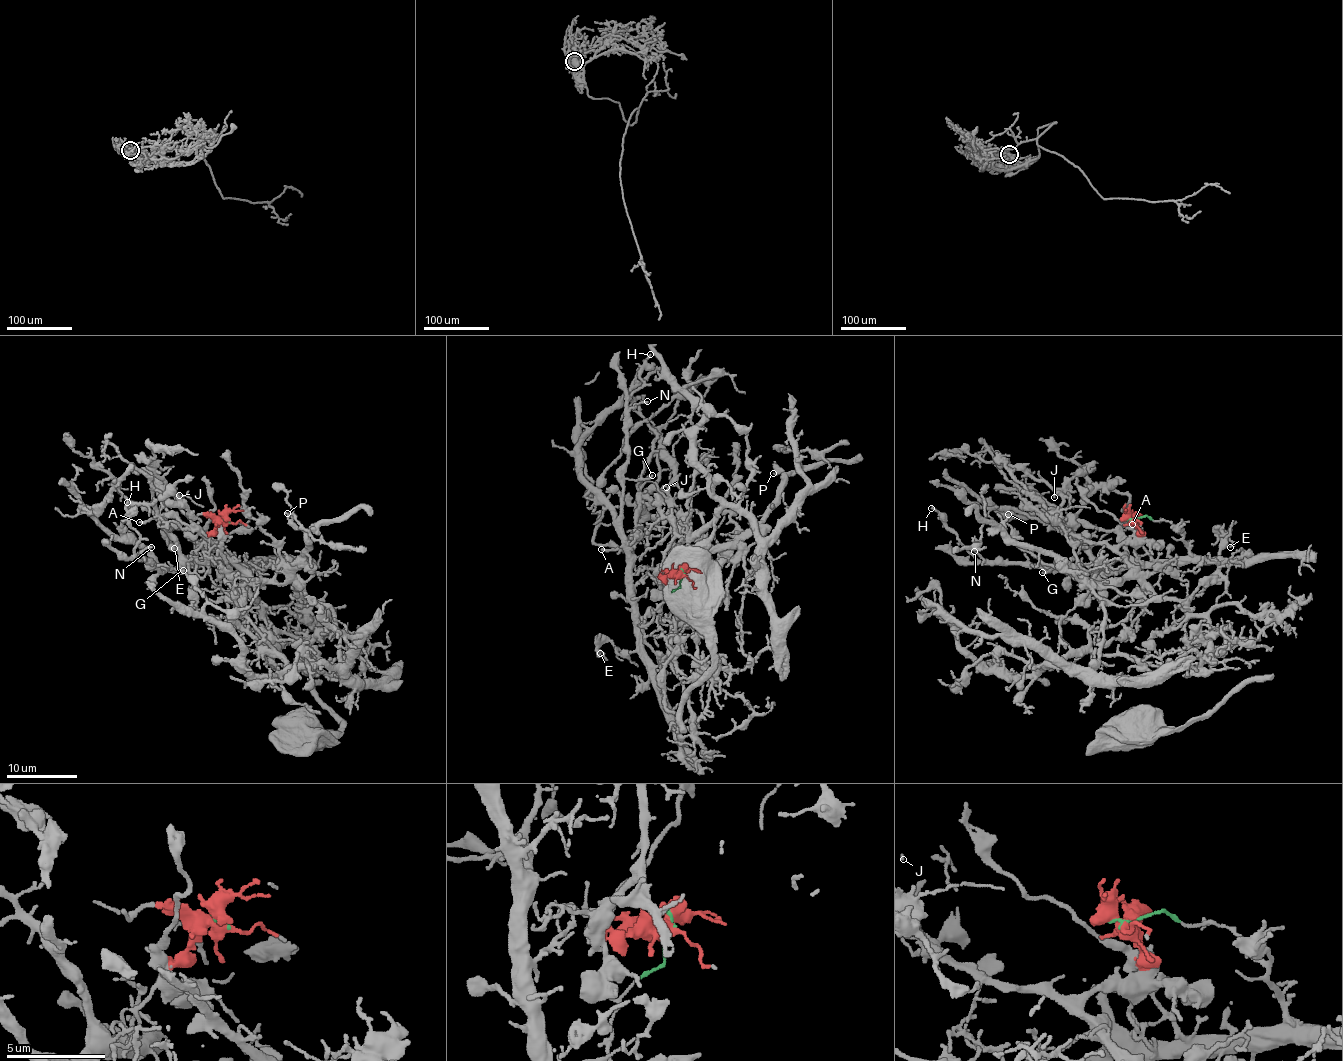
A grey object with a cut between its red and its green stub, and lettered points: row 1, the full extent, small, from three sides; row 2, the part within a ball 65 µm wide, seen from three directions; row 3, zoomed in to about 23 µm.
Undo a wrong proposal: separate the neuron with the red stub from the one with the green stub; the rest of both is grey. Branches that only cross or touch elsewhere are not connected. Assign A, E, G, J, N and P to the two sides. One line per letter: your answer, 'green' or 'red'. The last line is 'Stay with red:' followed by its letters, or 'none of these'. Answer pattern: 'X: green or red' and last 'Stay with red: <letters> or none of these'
A: green
E: green
G: green
J: red
N: green
P: red
Stay with red: J, P

